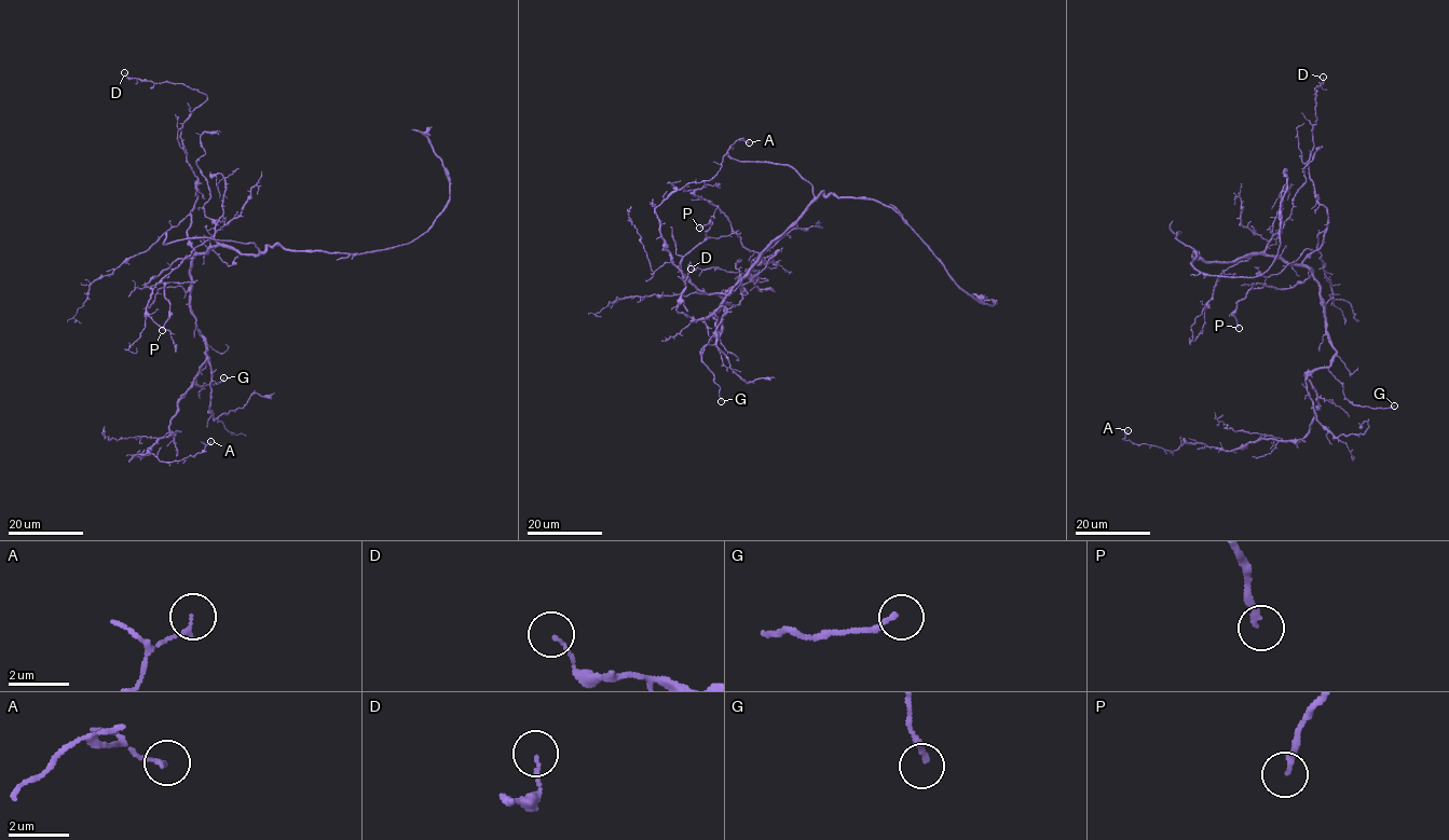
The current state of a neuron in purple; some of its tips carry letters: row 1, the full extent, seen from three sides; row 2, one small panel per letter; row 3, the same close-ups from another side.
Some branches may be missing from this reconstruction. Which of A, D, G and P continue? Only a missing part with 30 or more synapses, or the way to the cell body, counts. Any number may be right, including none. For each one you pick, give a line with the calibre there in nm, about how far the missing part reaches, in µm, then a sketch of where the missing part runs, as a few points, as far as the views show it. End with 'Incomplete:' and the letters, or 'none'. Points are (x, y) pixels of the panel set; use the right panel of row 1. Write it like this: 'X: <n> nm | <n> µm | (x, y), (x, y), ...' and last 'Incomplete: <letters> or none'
Incomplete: none

